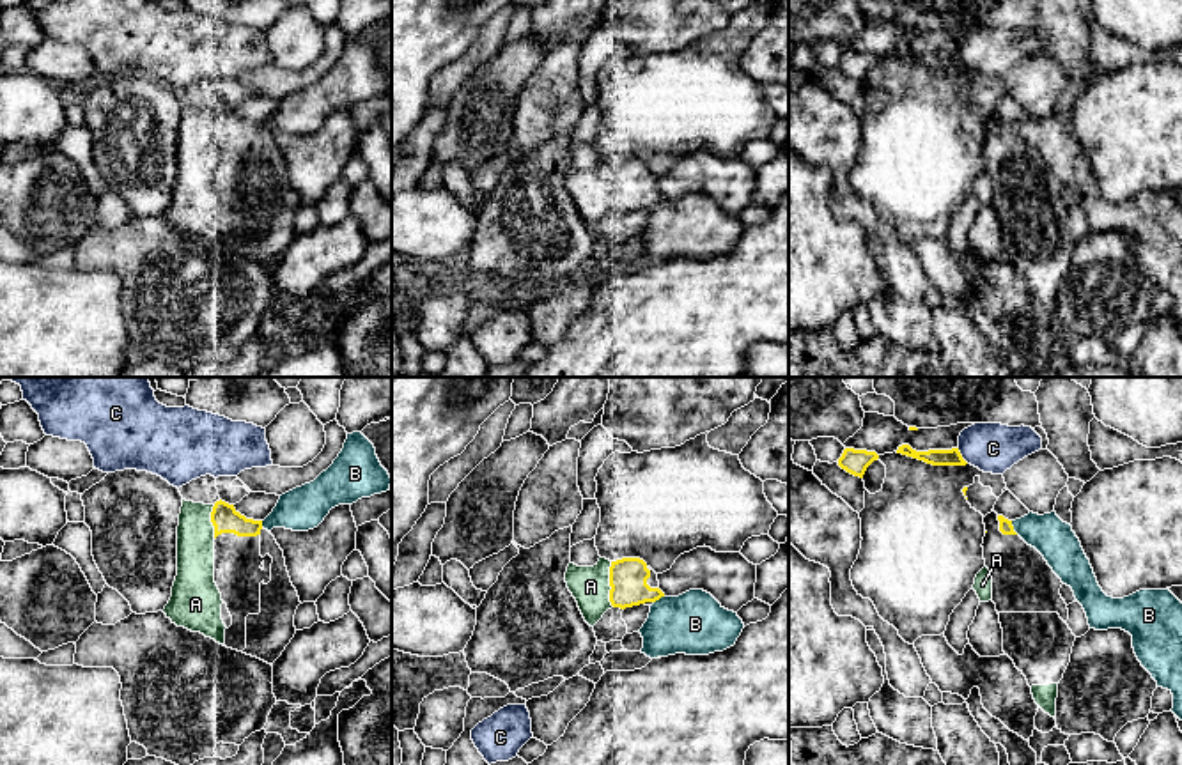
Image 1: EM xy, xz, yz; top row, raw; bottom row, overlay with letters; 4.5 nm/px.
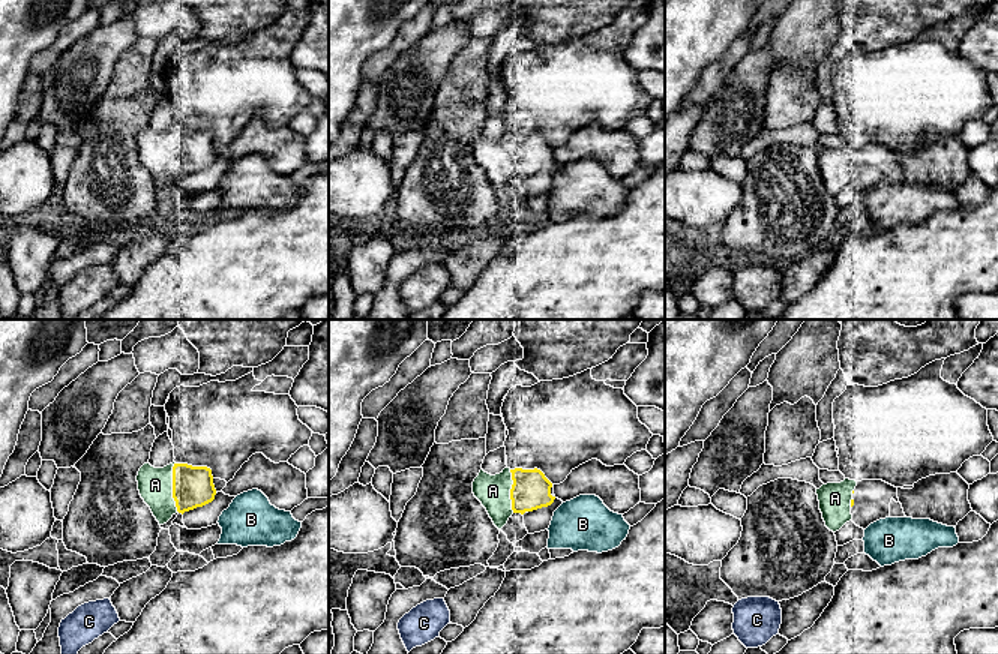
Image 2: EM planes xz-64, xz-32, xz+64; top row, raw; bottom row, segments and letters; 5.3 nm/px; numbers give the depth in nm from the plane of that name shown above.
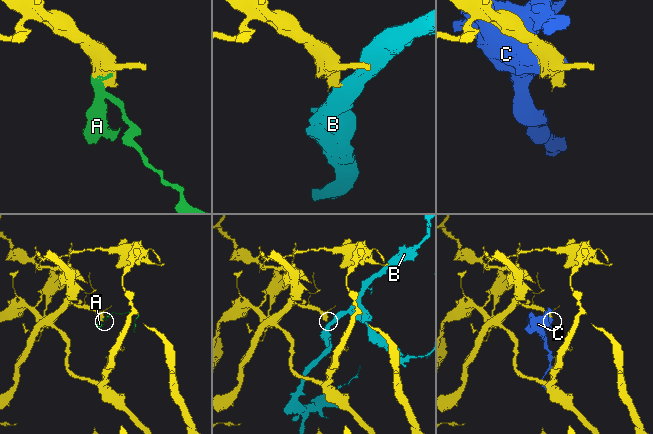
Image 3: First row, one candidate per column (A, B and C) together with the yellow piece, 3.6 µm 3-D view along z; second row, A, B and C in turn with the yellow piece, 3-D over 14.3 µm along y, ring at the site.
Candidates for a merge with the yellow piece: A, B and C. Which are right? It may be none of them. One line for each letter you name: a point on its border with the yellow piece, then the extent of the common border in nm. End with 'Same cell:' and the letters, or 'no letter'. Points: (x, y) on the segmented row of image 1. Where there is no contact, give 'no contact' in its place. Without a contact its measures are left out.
A: contact xz (610, 585); length 200 nm
Same cell: A

